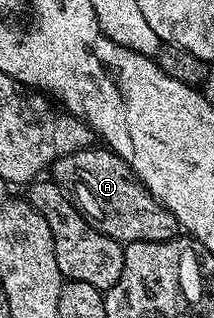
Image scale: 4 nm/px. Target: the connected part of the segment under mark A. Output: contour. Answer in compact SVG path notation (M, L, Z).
M91 145L80 151L63 155L57 159L50 168L50 175L59 183L69 196L74 197L74 202L89 221L102 233L112 239L117 239L121 245L130 243L161 243L167 239L177 238L178 224L176 218L168 212L147 189L140 184L139 179L113 151L103 145Z

